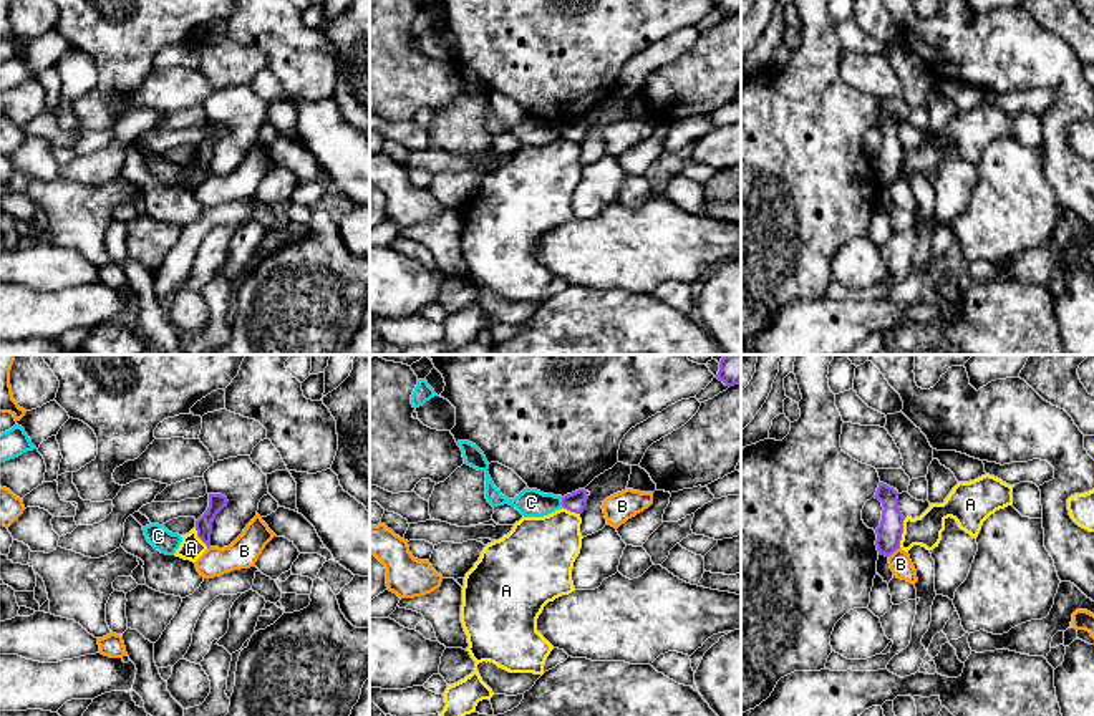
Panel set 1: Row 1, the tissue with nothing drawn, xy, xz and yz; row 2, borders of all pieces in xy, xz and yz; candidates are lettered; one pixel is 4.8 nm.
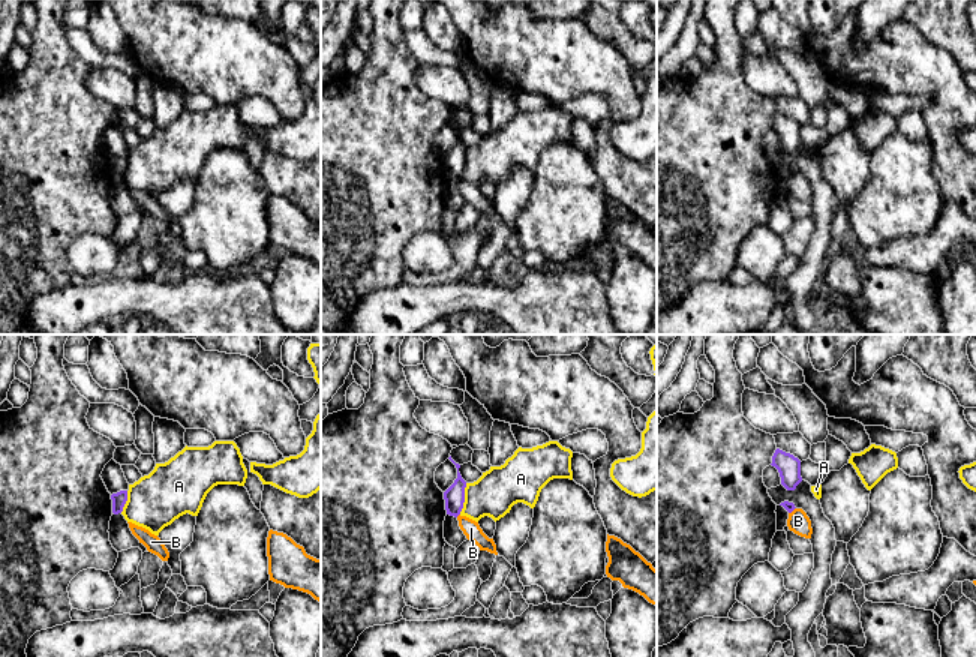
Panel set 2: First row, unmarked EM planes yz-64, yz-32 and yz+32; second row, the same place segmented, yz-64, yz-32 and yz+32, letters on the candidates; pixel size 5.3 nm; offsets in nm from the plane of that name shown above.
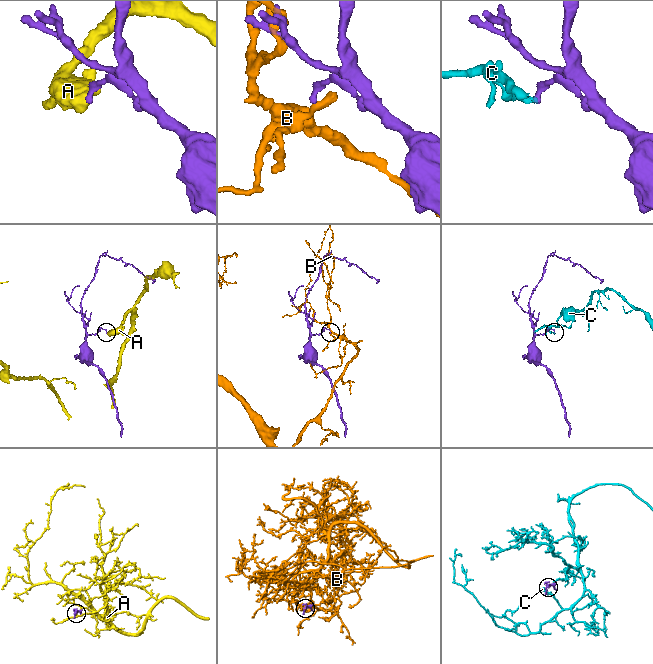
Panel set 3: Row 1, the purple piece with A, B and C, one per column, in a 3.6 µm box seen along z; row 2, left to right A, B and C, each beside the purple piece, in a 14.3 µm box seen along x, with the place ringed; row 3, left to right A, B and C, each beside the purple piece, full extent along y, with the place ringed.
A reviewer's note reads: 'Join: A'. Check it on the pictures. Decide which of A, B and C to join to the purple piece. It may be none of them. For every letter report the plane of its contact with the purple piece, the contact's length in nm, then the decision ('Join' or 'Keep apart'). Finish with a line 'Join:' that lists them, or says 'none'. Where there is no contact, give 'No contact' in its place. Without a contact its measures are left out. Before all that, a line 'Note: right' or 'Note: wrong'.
Note: wrong
A: Touches purple in yz. Shared border 150 nm. Keep apart
B: Touches purple in yz. Shared border 80 nm. Keep apart
C: Touches purple in xz. Shared border 50 nm. Keep apart
Join: none

